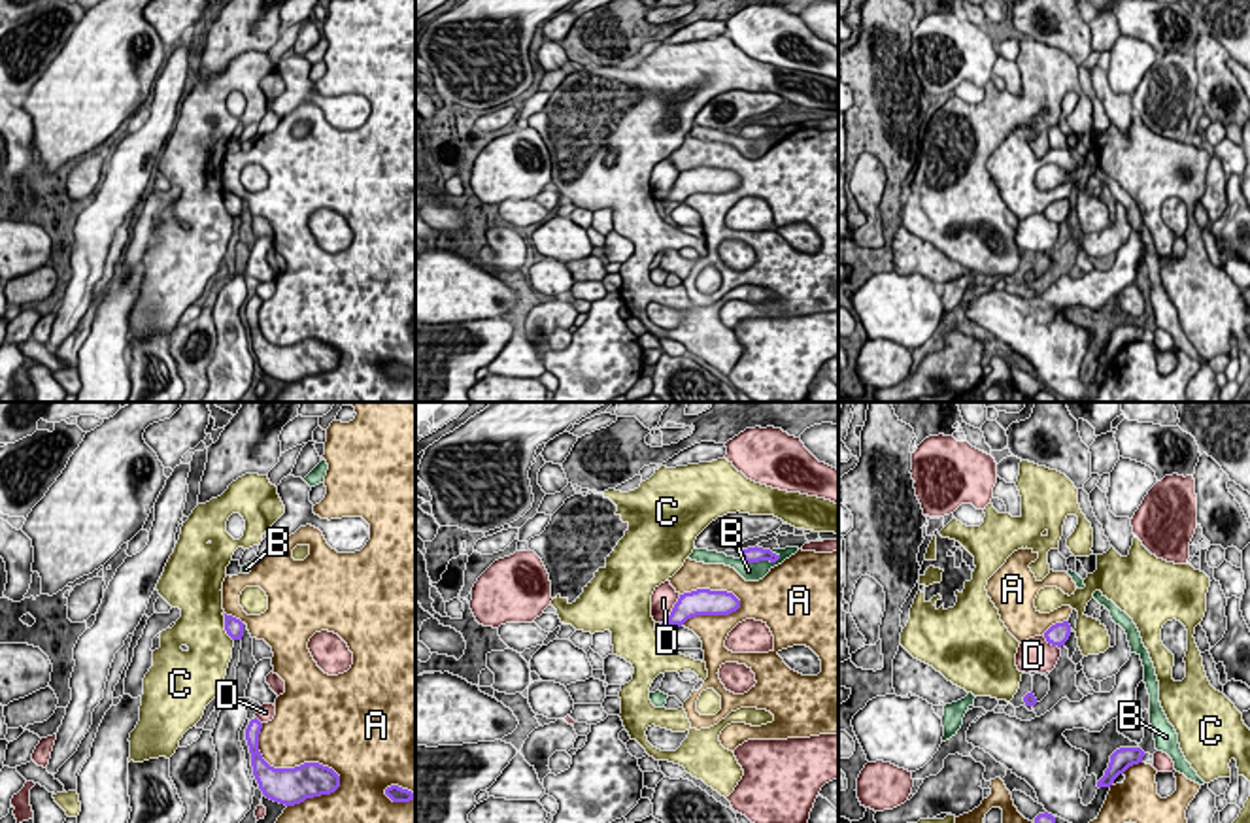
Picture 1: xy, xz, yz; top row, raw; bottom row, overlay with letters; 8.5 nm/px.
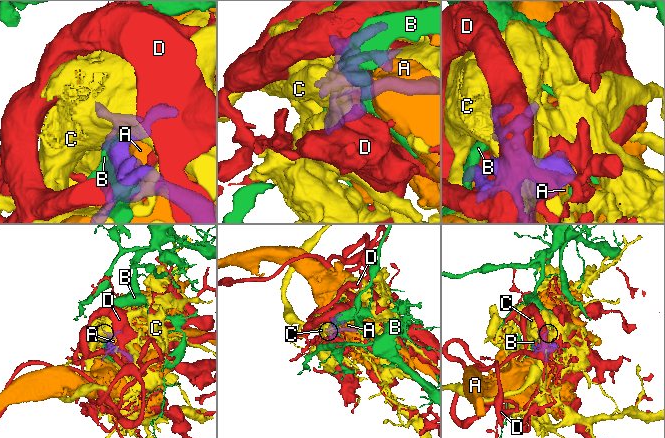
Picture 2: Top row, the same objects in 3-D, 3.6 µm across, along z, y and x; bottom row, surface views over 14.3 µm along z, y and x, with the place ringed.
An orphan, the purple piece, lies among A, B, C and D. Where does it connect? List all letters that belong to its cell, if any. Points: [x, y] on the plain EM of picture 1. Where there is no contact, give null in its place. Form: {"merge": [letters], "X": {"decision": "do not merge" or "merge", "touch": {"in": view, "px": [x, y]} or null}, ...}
{"merge": ["C"], "A": {"decision": "do not merge", "touch": {"in": "xy", "px": [289, 346]}}, "B": {"decision": "do not merge", "touch": {"in": "xz", "px": [760, 136]}}, "C": {"decision": "merge", "touch": {"in": "xy", "px": [225, 206]}}, "D": {"decision": "do not merge", "touch": {"in": "xz", "px": [673, 187]}}}

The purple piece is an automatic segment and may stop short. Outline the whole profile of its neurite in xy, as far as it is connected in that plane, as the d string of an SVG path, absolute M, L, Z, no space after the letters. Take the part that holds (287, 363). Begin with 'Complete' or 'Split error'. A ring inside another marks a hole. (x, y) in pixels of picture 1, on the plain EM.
Complete. M255 294L245 306L253 353L262 372L274 379L295 383L306 376L330 372L340 364L340 353L319 340L304 340L295 345L274 345L259 328L262 300Z

